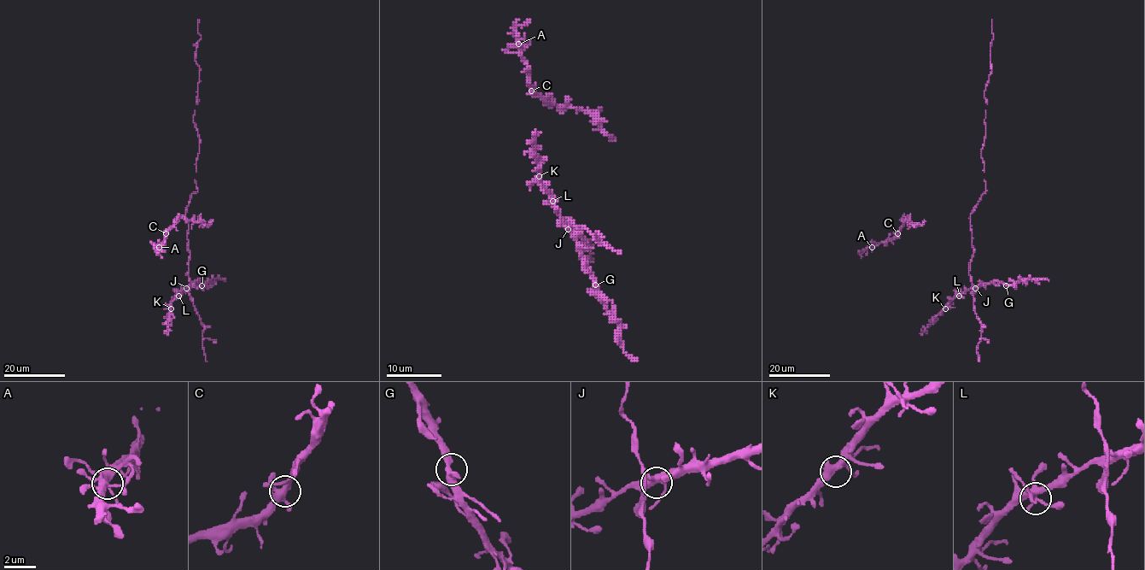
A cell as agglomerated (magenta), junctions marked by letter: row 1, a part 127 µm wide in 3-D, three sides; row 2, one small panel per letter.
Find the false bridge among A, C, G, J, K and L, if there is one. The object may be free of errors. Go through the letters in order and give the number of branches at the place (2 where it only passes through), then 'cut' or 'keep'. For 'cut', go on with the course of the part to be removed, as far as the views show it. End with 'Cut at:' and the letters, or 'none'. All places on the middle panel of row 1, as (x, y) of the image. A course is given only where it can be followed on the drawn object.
A: branches 5; keep
C: branches 6; keep
G: branches 3; keep
J: branches 5; keep
K: branches 3; keep
L: branches 6; keep
Cut at: none

